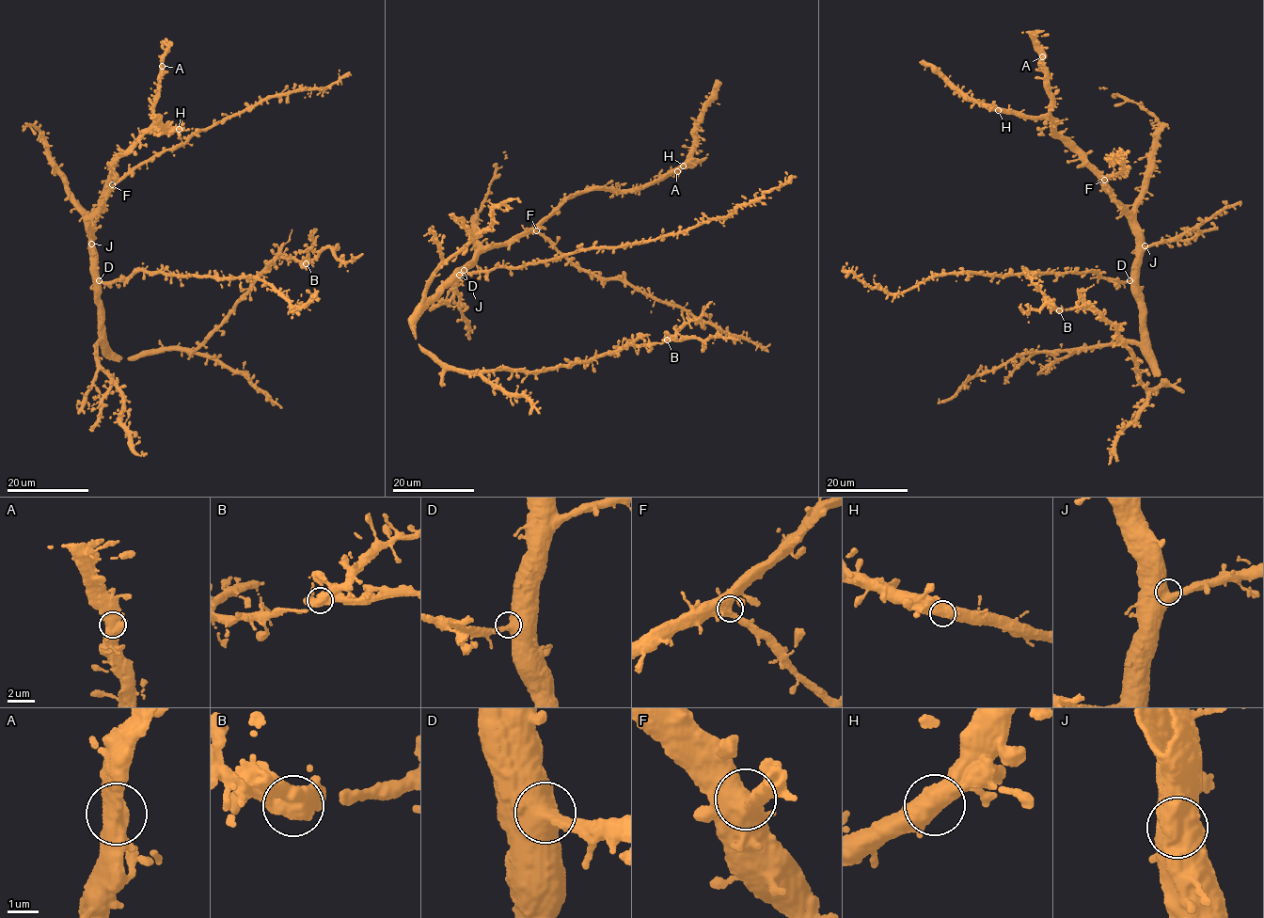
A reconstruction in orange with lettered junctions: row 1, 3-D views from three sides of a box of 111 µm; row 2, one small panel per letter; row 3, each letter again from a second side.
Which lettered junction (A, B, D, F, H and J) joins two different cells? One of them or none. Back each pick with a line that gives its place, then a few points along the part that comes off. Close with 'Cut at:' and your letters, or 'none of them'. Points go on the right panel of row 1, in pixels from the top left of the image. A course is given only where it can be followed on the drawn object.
B: (1059, 310) | (1059, 310), (1046, 301), (1045, 293), (1032, 282), (1023, 266)
Cut at: B

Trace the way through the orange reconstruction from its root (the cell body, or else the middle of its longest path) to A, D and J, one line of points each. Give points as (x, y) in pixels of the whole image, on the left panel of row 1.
A: (100, 307), (93, 231), (89, 227), (91, 215), (103, 202), (113, 163), (153, 122), (153, 97), (162, 66)
D: (100, 307), (99, 280)
J: (100, 307), (91, 244)

